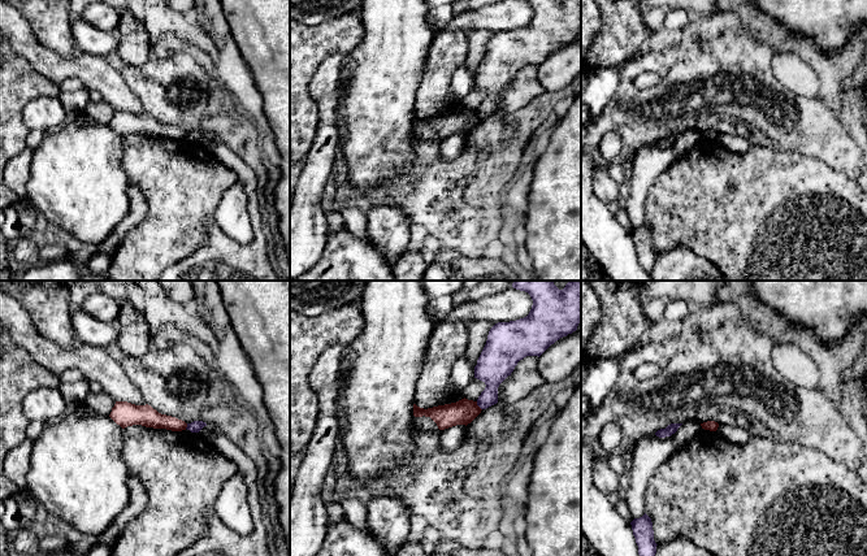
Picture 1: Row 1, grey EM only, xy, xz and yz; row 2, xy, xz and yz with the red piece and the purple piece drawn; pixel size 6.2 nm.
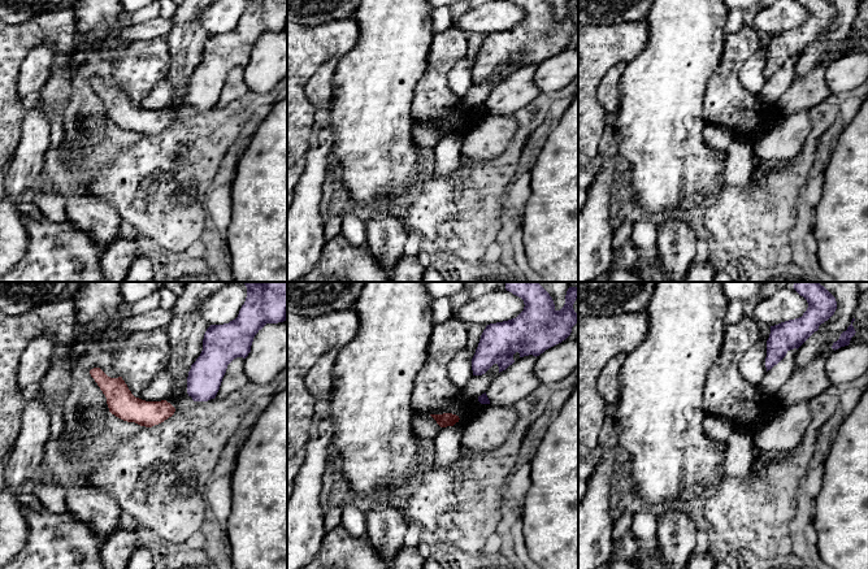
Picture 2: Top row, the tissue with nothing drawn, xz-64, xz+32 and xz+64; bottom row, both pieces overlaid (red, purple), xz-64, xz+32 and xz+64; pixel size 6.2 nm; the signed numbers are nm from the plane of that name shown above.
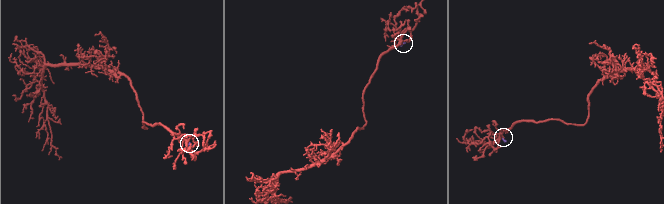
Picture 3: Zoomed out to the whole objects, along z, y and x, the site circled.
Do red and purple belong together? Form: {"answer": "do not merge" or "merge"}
{"answer": "do not merge"}

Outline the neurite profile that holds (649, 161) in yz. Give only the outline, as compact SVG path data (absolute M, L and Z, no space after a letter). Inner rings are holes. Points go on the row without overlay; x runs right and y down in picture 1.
M655 143L638 148L628 170L630 181L625 210L633 227L646 222L645 201L650 187L679 158L675 143L659 147Z

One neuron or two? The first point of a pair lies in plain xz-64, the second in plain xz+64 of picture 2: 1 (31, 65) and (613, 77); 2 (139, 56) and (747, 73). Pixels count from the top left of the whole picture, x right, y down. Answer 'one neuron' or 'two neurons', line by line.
1: one neuron
2: two neurons

